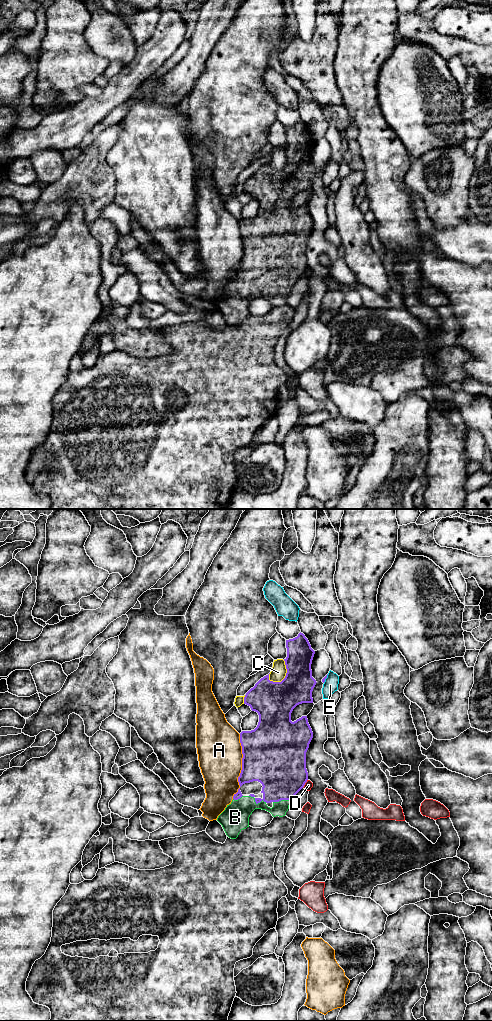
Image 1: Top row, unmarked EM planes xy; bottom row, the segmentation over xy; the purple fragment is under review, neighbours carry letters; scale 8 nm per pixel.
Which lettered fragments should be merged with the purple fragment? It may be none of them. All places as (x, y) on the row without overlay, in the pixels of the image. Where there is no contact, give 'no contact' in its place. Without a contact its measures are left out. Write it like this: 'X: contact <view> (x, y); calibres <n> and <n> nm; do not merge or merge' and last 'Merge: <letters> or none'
A: contact xy (242, 254); calibres 460 and 360 nm; do not merge
B: contact xy (257, 291); calibres 280 and 220 nm; merge
C: contact xy (285, 164); calibres 320 and 120 nm; do not merge
D: contact xy (305, 270); calibres 420 and 70 nm; do not merge
E: contact xy (326, 165); calibres 30 and 120 nm; do not merge
Merge: B

